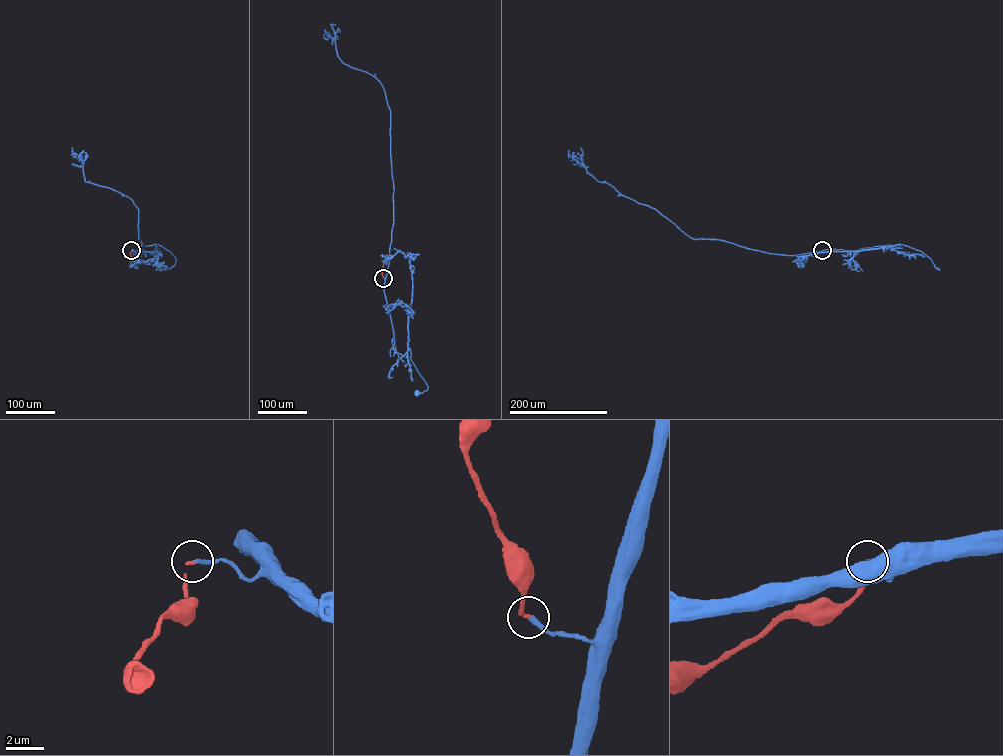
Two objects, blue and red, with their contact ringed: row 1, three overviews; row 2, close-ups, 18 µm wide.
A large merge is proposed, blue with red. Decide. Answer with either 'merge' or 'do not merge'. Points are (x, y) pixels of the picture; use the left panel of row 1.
merge

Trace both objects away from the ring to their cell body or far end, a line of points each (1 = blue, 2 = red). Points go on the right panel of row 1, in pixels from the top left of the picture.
1: (822, 250), (855, 250), (902, 244), (921, 251), (937, 268)
2: (822, 250), (807, 257)

